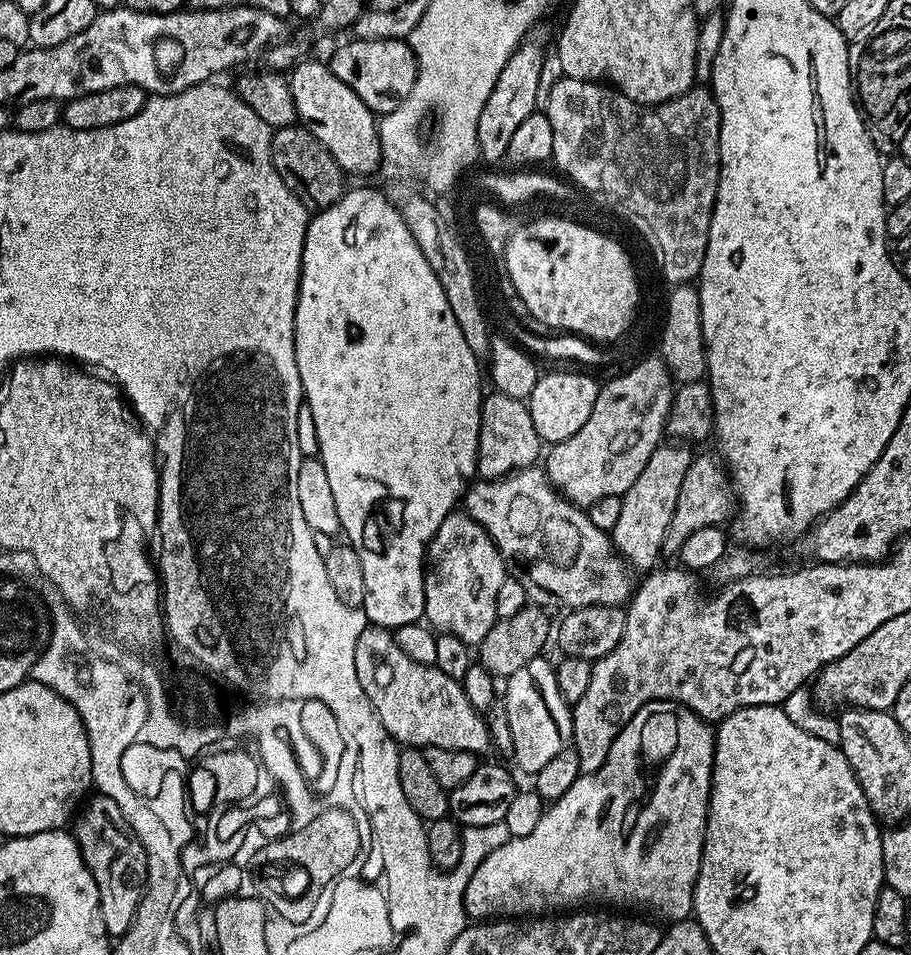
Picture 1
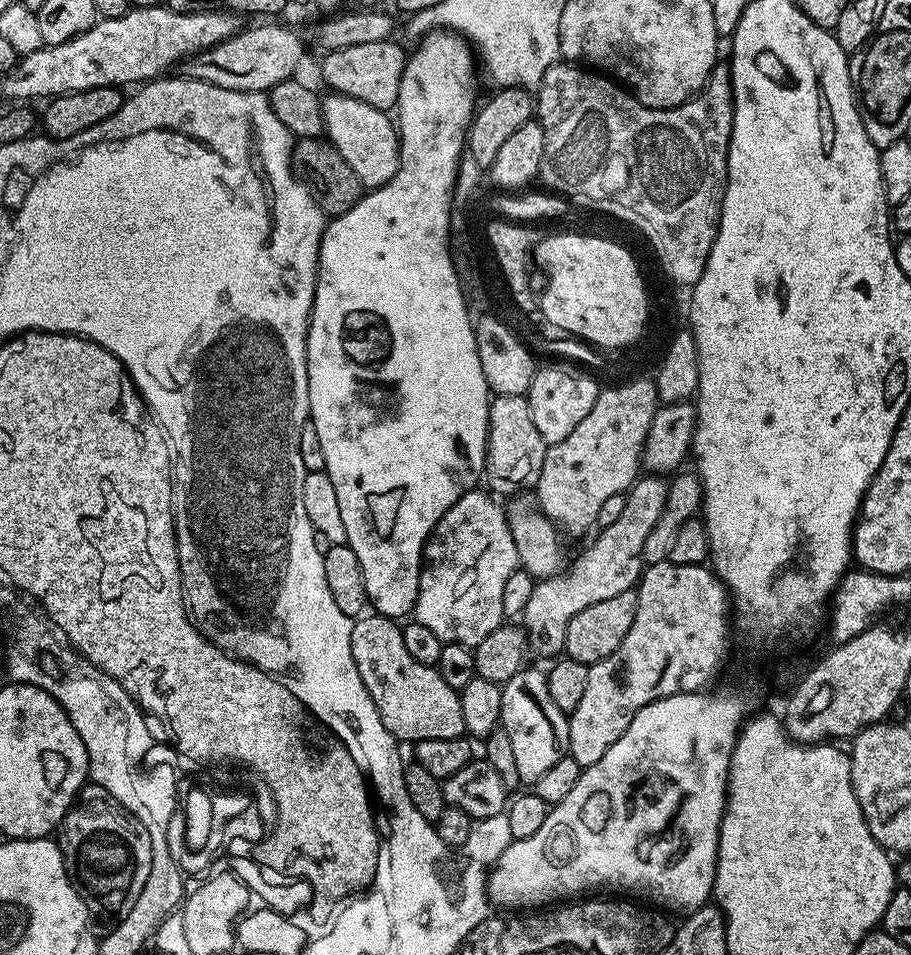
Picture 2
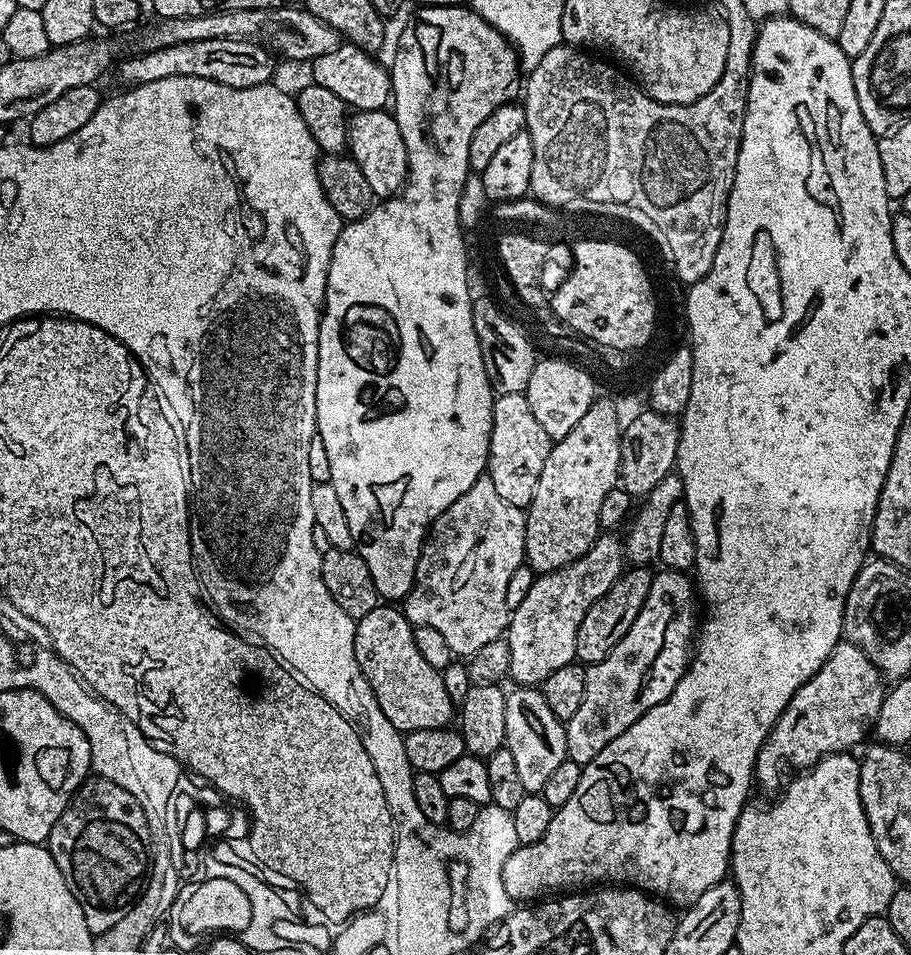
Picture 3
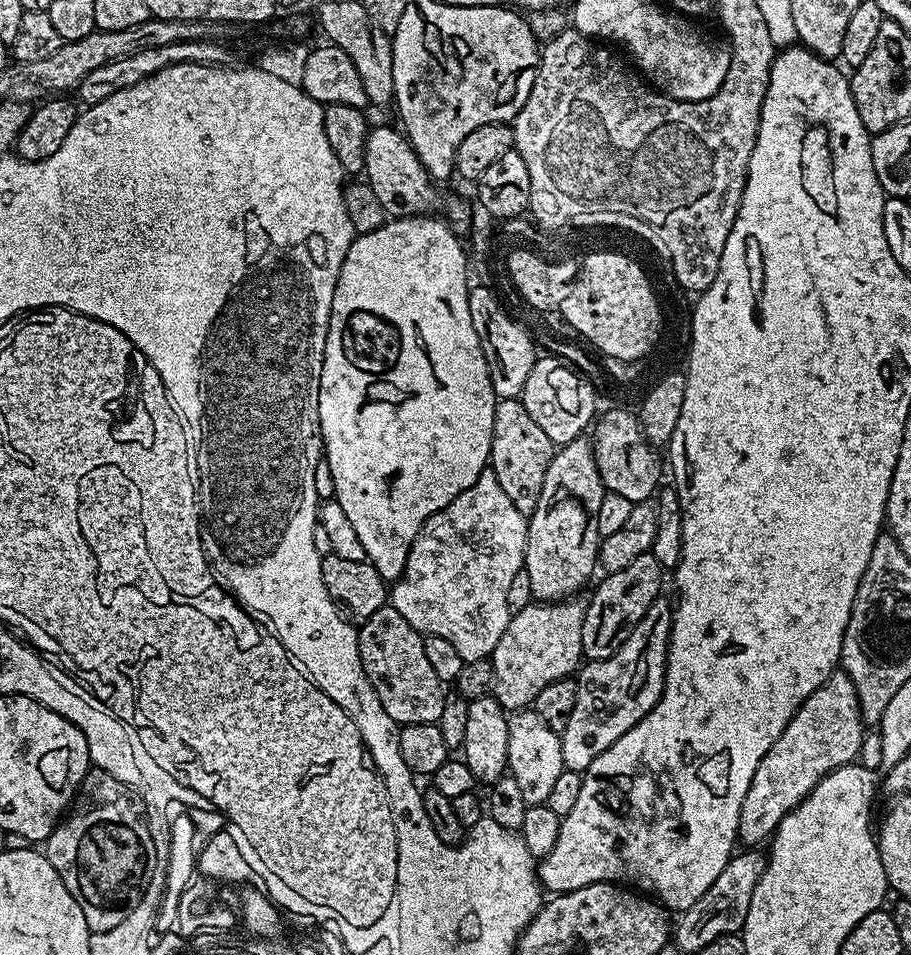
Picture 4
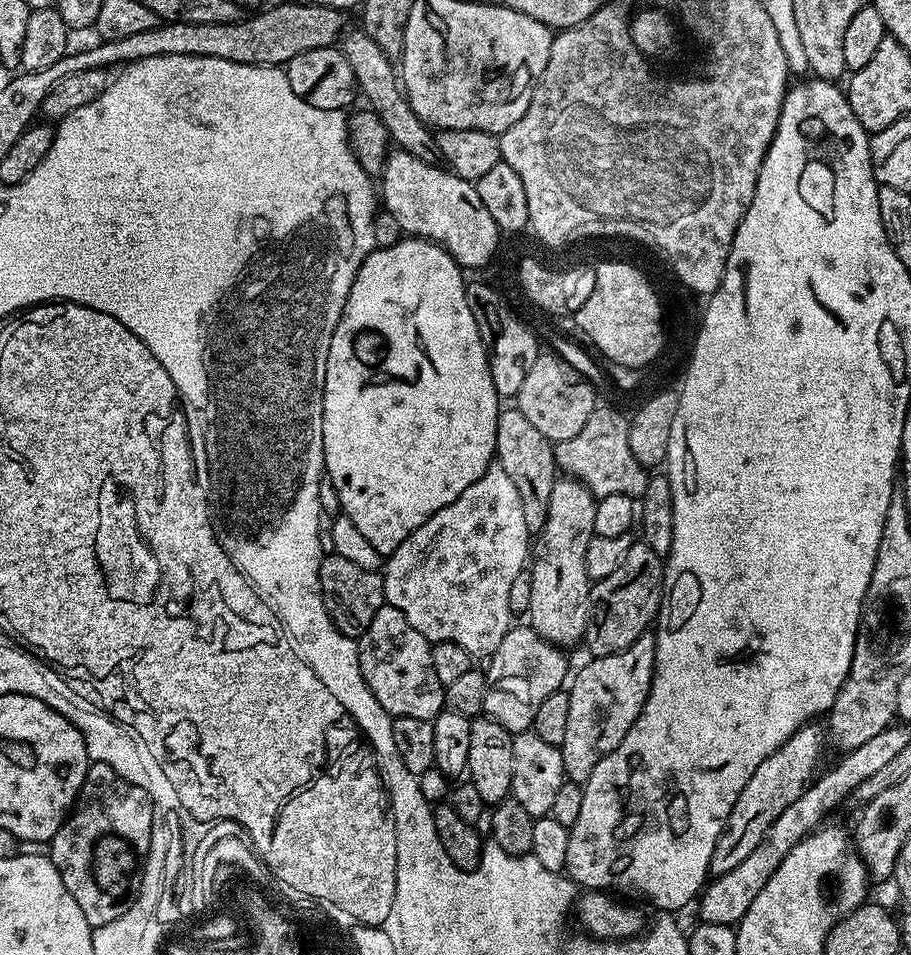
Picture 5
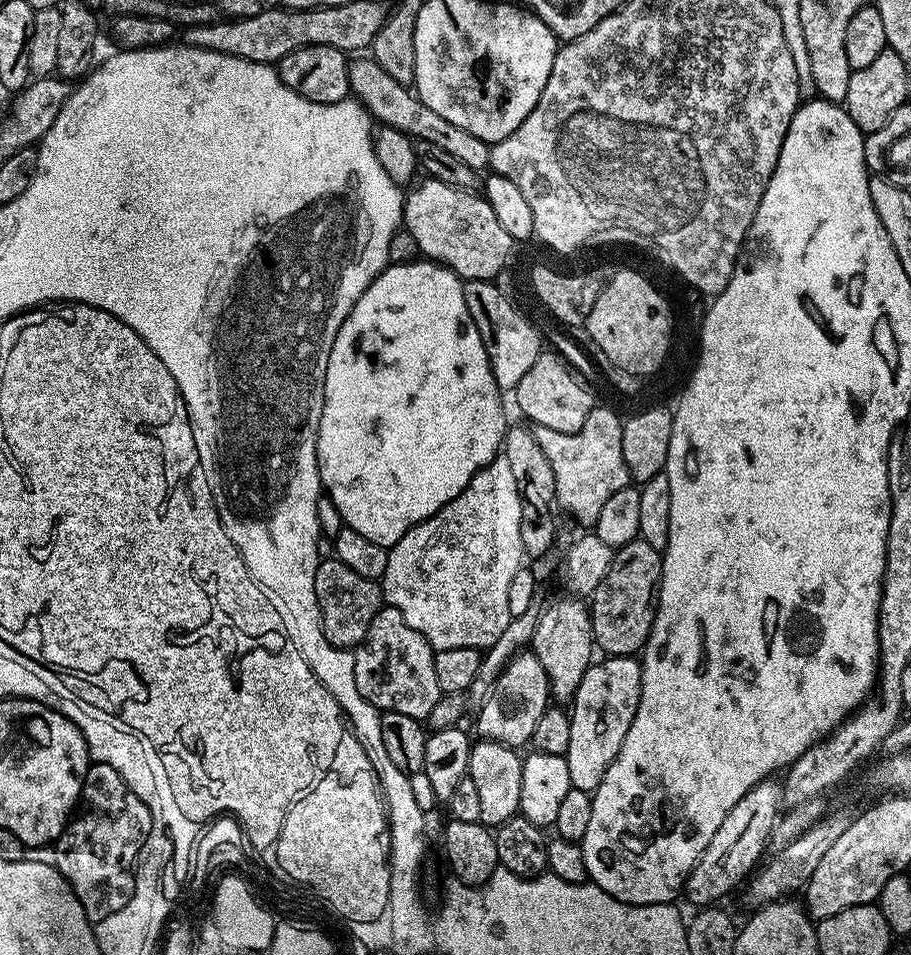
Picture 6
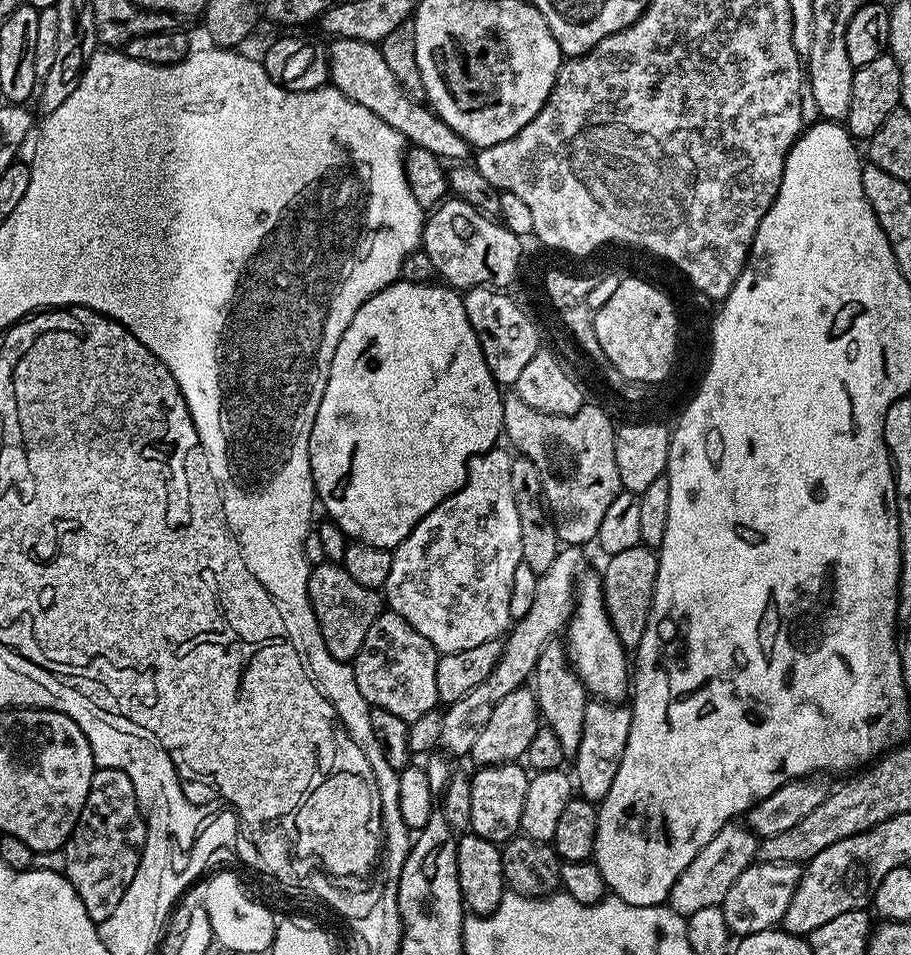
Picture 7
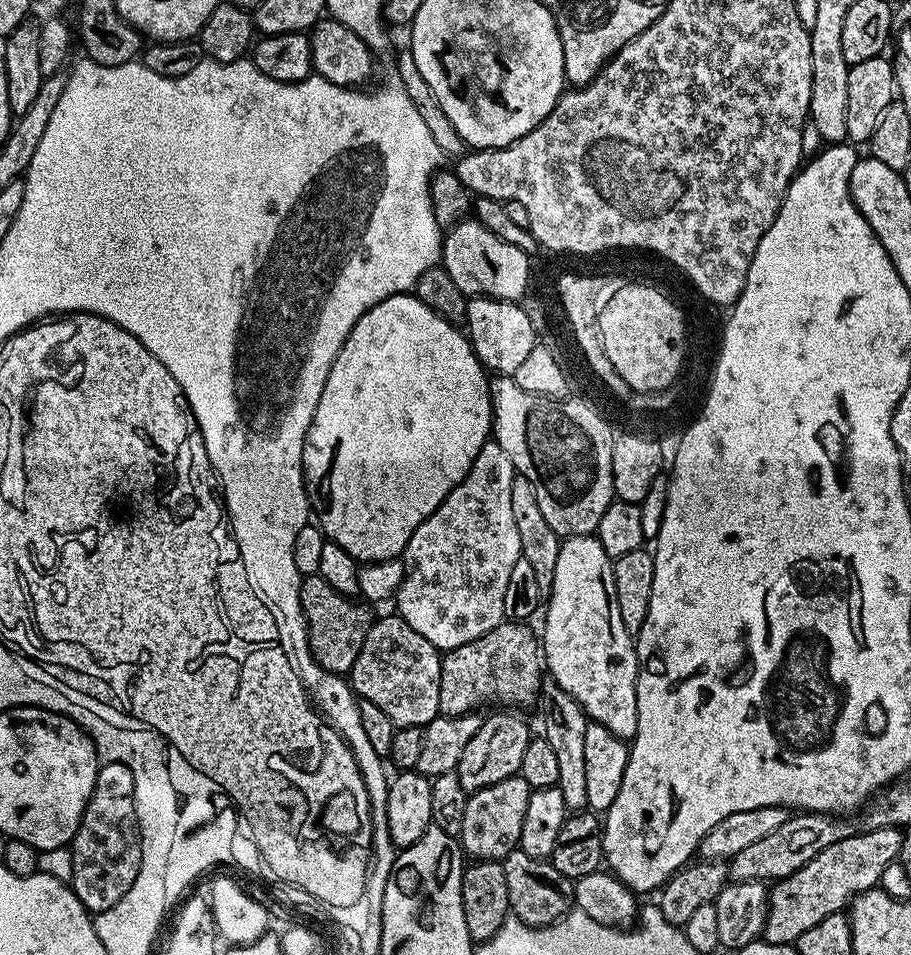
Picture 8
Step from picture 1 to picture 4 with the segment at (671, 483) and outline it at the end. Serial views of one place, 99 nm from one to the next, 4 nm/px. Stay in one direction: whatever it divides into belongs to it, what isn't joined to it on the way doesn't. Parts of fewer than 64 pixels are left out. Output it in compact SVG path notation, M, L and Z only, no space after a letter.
M580 598L533 602L509 619L506 634L498 638L498 646L494 646L490 657L496 679L491 695L505 710L524 710L535 705L542 686L571 677L581 667L585 607Z

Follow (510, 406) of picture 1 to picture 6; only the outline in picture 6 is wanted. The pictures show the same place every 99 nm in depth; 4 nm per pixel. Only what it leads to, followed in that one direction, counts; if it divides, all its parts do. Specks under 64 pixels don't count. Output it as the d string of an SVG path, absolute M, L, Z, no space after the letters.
M509 427L505 431L502 455L506 462L510 462L510 471L514 473L514 483L518 486L518 498L522 502L522 546L525 553L532 557L546 555L556 538L556 520L552 517L556 483L554 470L550 470L550 461L546 459L546 454L542 454L542 446L538 446L535 431L528 428Z

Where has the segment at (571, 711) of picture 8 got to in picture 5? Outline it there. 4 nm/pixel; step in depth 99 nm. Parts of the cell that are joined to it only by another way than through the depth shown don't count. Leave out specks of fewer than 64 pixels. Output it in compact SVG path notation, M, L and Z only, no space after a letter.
M575 478L557 479L554 490L550 490L550 510L546 510L546 522L542 530L535 533L534 547L530 552L530 606L526 613L527 623L544 640L549 640L561 650L579 645L584 638L588 621L588 567L586 550L594 535L594 510L597 497L586 485Z

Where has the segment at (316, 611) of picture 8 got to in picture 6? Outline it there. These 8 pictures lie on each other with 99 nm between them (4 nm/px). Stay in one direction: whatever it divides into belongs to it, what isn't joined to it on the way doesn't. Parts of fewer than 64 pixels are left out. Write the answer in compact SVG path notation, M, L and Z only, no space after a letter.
M335 558L320 561L314 574L314 594L318 594L322 634L326 634L326 642L330 642L336 648L356 649L362 638L366 638L366 630L370 630L374 614L378 614L382 607L379 583L370 578L362 578L362 574L350 570L346 562Z

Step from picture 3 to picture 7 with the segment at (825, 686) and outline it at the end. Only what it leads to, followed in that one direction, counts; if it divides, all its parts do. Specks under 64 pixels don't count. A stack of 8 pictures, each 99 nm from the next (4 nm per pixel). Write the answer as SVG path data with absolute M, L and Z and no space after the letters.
M729 822L722 830L678 874L678 882L670 890L666 901L667 907L672 908L682 917L690 917L698 914L698 910L706 910L706 906L721 907L723 899L729 893L730 886L734 885L738 876L753 864L758 856L758 837L751 828L740 822Z

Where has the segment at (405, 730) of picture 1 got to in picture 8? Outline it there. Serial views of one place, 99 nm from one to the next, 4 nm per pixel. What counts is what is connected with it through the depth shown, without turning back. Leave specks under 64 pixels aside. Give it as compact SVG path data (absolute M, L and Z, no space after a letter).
M399 614L384 616L373 623L366 642L362 642L362 654L354 662L350 673L352 691L360 700L374 702L395 724L401 728L423 728L440 711L440 683L442 682L441 649L434 647L414 626L410 626Z

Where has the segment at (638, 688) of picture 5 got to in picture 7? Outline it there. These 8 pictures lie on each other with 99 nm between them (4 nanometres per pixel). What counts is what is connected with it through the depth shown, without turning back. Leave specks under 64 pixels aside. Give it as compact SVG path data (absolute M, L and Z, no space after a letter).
M589 699L586 719L582 721L582 742L578 742L578 750L574 757L574 788L583 799L599 802L606 798L610 786L614 783L614 774L618 774L618 762L622 762L622 754L630 738L631 721L631 707L620 702Z

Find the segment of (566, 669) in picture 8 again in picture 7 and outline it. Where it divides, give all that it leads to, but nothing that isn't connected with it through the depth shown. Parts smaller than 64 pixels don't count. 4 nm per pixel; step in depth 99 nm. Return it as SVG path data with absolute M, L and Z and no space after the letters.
M583 571L574 589L572 616L566 625L568 663L575 669L584 688L593 697L620 702L630 692L630 656L622 646L604 605L604 581L601 573Z

